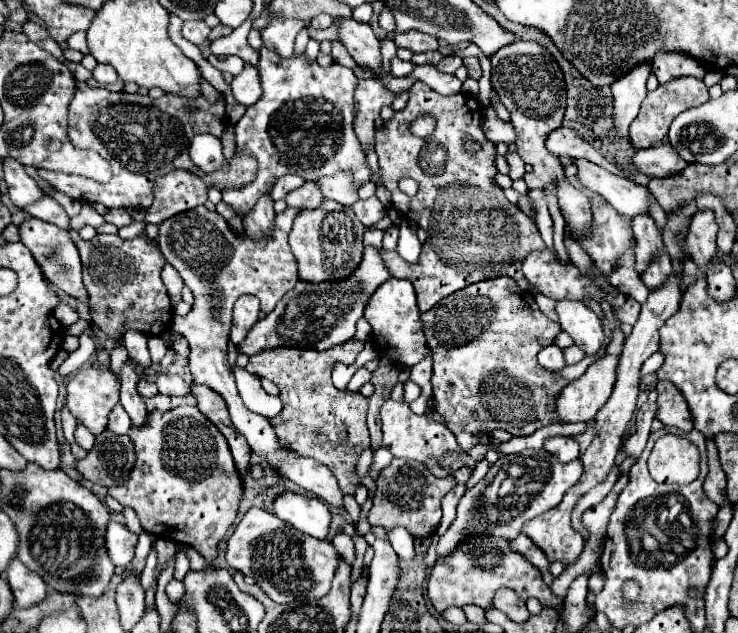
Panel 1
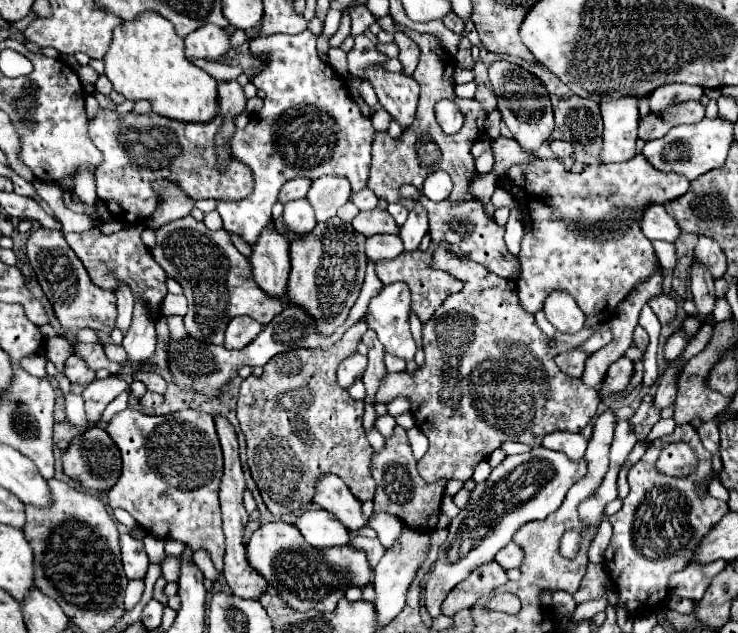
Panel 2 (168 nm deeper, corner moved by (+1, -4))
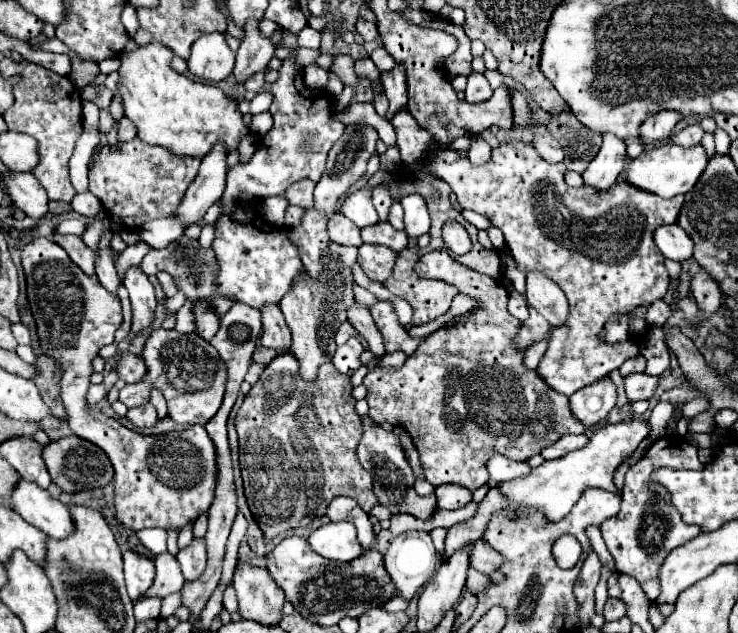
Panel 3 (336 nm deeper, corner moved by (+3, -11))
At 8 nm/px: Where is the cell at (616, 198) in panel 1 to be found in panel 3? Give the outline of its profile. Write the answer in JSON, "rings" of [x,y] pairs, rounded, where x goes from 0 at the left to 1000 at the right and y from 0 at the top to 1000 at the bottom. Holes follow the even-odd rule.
{"rings":[[[919,355],[892,359],[889,368],[886,368],[886,381],[889,381],[889,390],[897,397],[897,403],[902,409],[924,415],[924,412],[932,412],[940,403],[938,378]]]}

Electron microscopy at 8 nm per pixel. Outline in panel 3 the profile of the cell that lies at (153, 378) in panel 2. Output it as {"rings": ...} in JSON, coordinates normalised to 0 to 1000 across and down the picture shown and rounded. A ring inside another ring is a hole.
{"rings":[[[168,555],[163,561],[160,573],[157,573],[157,589],[171,605],[187,605],[198,589],[198,577],[187,561],[182,561],[176,555]]]}

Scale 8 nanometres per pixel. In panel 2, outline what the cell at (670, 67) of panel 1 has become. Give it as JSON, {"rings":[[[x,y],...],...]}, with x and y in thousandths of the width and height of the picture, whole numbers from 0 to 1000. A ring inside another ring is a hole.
{"rings":[[[900,133],[892,136],[881,148],[881,174],[894,177],[908,161],[927,161],[927,158],[949,158],[954,148],[954,139],[946,139],[943,133]]]}

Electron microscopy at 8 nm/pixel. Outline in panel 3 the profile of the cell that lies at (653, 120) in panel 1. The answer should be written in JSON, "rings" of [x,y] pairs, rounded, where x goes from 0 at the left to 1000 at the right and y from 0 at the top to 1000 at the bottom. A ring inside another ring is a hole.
{"rings":[[[938,194],[938,197],[927,201],[919,213],[913,213],[911,226],[921,229],[921,232],[938,232],[938,229],[943,229],[943,226],[951,223],[951,213],[954,213],[951,201],[946,194]]]}

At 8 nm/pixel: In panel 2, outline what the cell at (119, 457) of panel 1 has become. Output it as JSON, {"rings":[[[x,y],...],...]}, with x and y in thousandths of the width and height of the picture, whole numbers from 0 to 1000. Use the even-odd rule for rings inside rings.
{"rings":[[[122,673],[111,689],[100,692],[95,698],[95,708],[84,720],[84,736],[87,736],[87,749],[95,752],[98,758],[106,758],[108,768],[114,768],[119,774],[146,777],[163,755],[165,720],[163,720],[160,705],[149,692],[149,686],[144,686],[144,679],[138,679],[133,673]]]}

